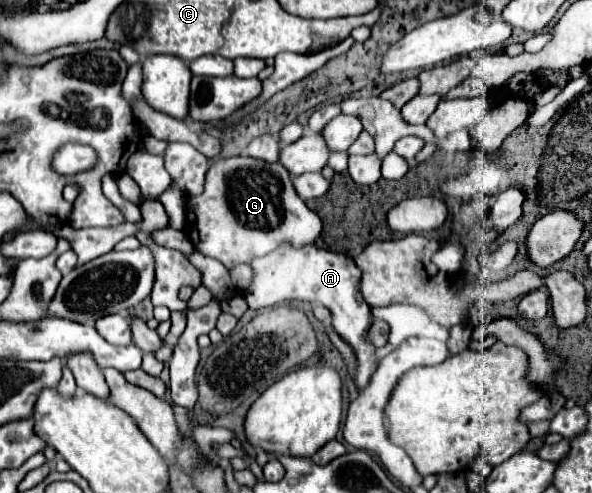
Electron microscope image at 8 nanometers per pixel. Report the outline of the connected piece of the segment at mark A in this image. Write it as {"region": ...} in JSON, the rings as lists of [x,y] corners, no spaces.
{"region":[[[281,243],[275,251],[263,257],[253,257],[247,263],[253,269],[251,285],[243,291],[247,307],[251,311],[277,307],[289,301],[307,301],[325,305],[331,311],[333,329],[355,349],[357,353],[357,375],[355,383],[363,389],[369,383],[371,373],[377,367],[375,347],[367,343],[367,327],[371,325],[371,307],[361,297],[361,271],[355,261],[343,253],[319,249],[313,243],[303,247],[293,247],[291,243]]]}

